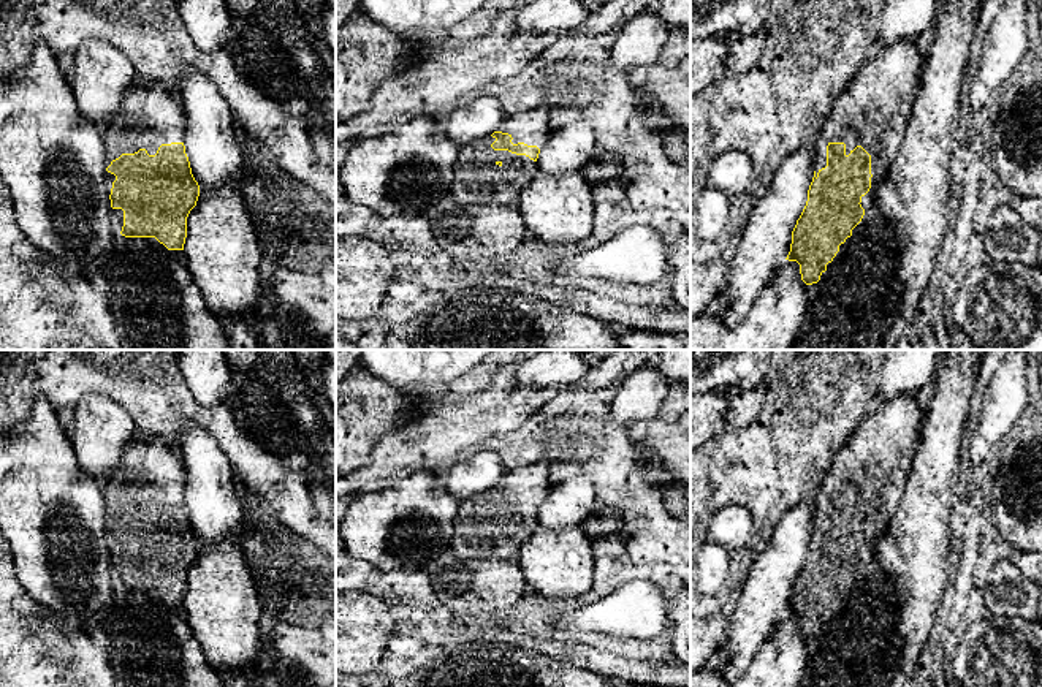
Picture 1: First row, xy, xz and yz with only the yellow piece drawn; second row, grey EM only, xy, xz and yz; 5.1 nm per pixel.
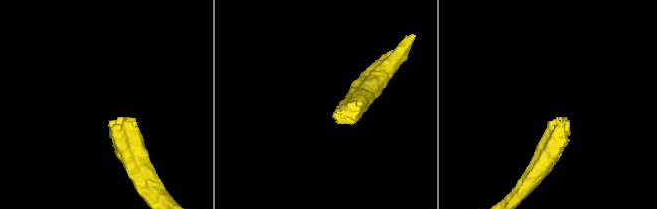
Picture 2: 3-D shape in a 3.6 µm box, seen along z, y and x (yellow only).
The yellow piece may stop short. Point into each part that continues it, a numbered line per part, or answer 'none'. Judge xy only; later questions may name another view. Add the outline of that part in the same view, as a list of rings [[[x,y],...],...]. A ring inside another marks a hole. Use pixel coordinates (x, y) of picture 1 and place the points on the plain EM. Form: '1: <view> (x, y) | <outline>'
1: xy (149, 470) | [[[135,434],[124,450],[120,464],[103,484],[106,522],[122,508],[135,508],[139,503],[146,503],[149,510],[155,510],[162,499],[184,497],[184,492],[185,470],[177,451],[158,438]]]

